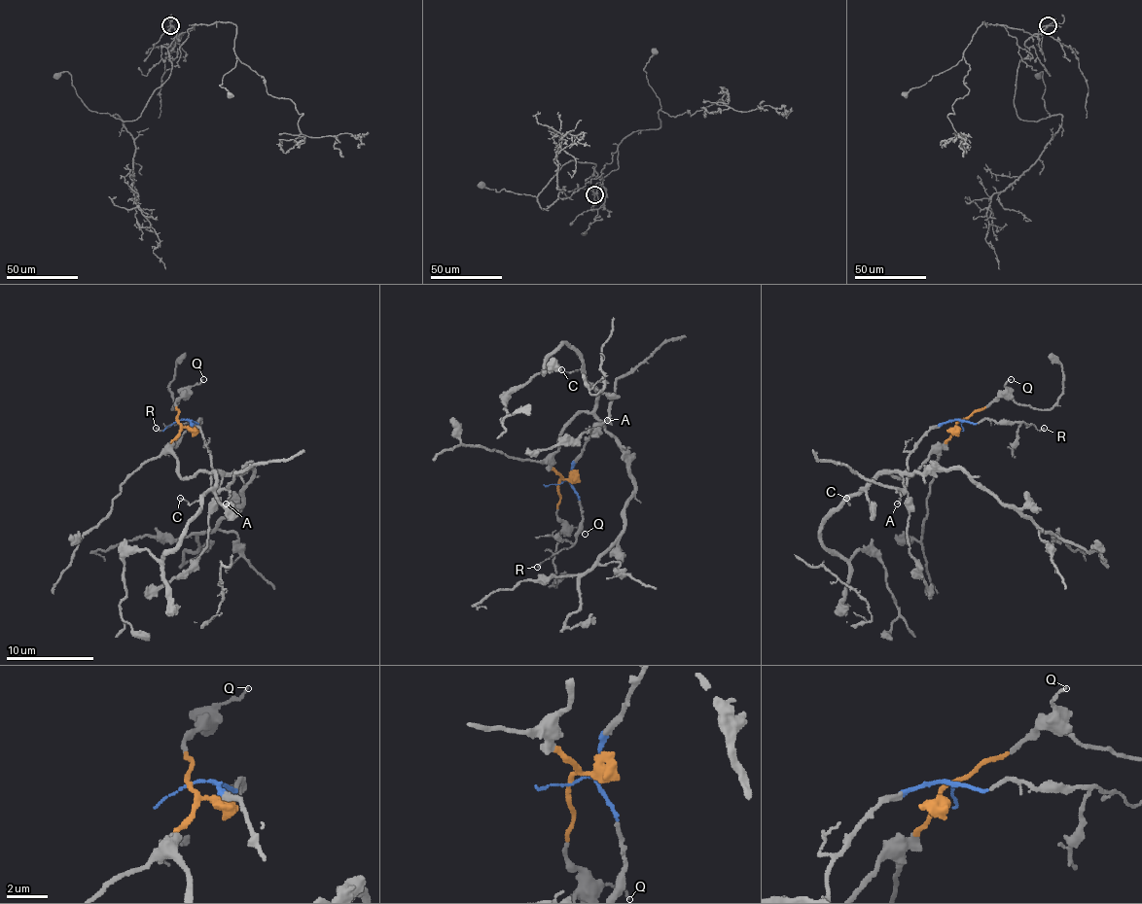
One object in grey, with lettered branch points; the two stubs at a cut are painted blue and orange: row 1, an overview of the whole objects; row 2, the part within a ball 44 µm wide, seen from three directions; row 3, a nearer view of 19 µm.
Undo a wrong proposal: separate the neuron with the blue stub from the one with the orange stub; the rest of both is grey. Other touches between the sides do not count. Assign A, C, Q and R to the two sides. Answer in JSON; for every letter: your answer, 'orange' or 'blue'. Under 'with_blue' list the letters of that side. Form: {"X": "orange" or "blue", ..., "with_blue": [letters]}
{"A": "blue", "C": "orange", "Q": "orange", "R": "blue", "with_blue": ["A", "R"]}

